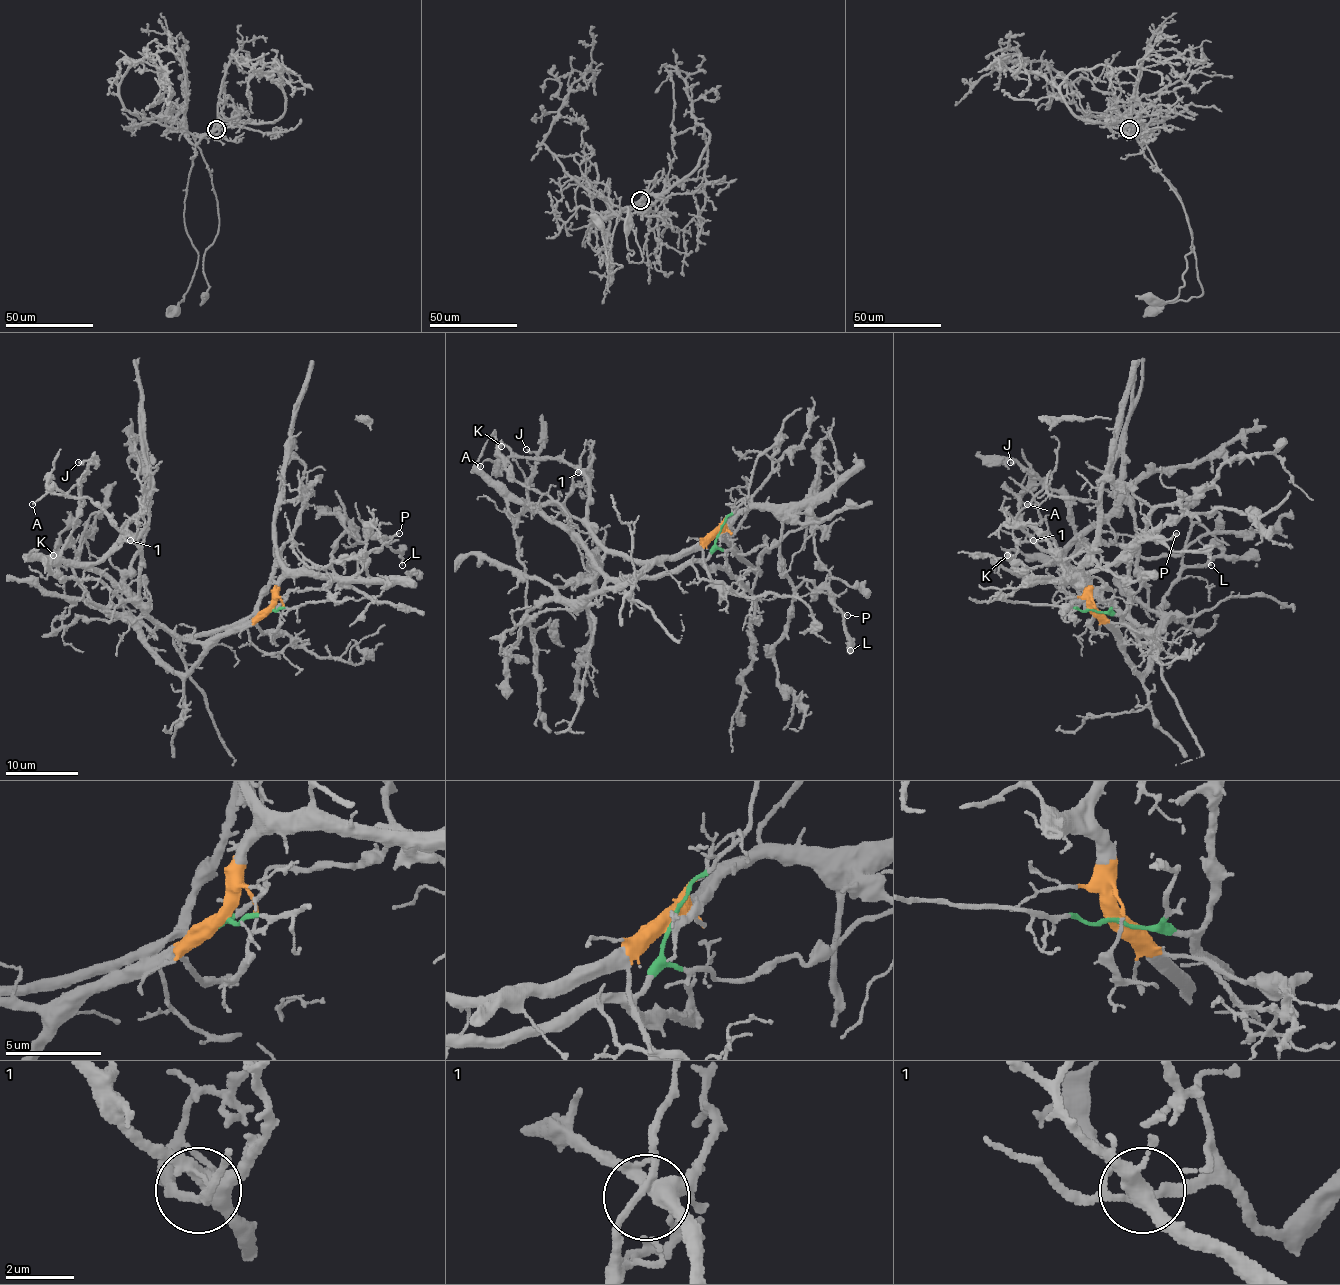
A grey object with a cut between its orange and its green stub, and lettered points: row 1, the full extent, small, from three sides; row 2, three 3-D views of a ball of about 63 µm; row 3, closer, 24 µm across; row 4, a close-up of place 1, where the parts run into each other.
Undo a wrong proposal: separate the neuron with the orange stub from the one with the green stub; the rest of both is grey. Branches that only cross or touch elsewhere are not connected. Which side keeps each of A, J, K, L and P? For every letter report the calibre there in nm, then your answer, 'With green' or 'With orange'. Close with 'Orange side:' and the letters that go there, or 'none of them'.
A: Thickness 100 nm. With orange
J: Thickness 220 nm. With green
K: Thickness 160 nm. With orange
L: Thickness 120 nm. With orange
P: Thickness 190 nm. With orange
Orange side: A, K, L, P

